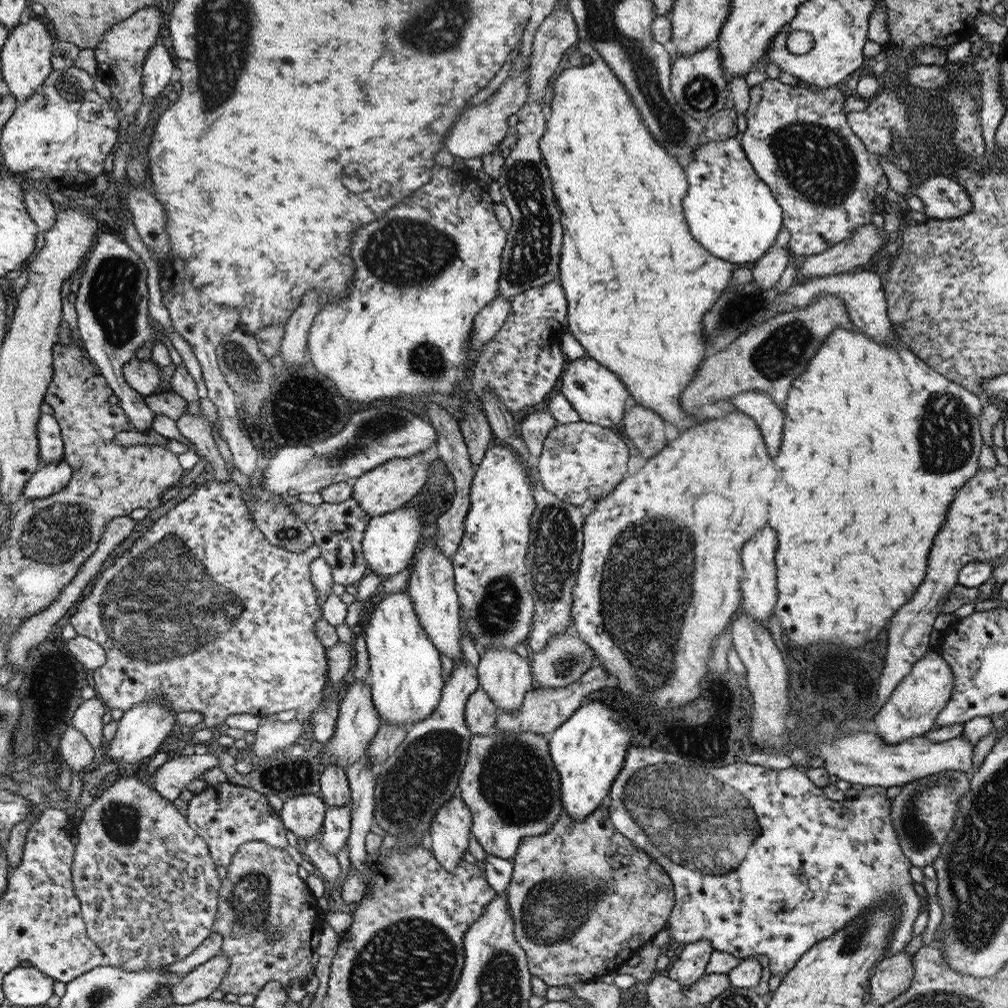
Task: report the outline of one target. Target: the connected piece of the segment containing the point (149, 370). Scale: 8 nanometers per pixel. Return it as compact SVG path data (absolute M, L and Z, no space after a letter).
M134 358L124 365L122 372L126 382L144 397L161 390L163 374L158 372L158 368L152 360L136 360Z

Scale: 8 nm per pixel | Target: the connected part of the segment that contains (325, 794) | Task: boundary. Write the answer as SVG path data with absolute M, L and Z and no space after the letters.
M329 764L320 776L320 794L329 808L342 808L351 803L351 786L345 768Z

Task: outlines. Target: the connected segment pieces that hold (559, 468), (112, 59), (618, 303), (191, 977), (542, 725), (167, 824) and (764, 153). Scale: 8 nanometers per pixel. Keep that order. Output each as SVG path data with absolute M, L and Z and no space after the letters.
M579 421L556 425L543 442L543 452L536 461L543 487L560 500L581 506L586 500L603 499L624 480L628 458L628 446L610 427Z
M146 7L113 26L101 38L100 44L92 48L96 55L98 76L110 86L114 98L120 104L122 115L126 119L138 112L140 106L144 104L143 65L151 48L160 40L160 26L163 26L162 13L158 7Z
M579 39L574 46L578 52L585 54L588 61L581 65L563 65L558 71L559 76L553 80L554 91L553 101L549 111L548 128L540 137L539 146L544 146L544 162L548 170L552 170L552 178L556 178L556 202L560 202L559 210L564 210L564 262L559 262L559 280L563 284L566 298L568 298L568 329L574 338L582 344L588 356L614 371L621 381L632 393L636 405L650 407L674 425L680 432L692 427L696 422L694 418L688 418L687 412L680 406L681 392L688 386L697 372L701 362L709 355L708 345L703 337L704 314L720 300L720 296L733 284L732 273L738 267L753 269L754 263L734 264L710 254L688 230L683 212L683 198L688 192L688 181L684 176L683 166L671 157L660 146L652 136L651 130L641 117L639 108L635 105L633 98L629 95L627 88L616 78L615 72L611 69L603 56L584 39Z
M218 954L187 975L181 976L176 984L170 986L173 1005L192 1004L197 1000L210 998L210 994L219 988L229 966L230 959Z
M596 664L595 667L588 669L576 682L564 688L540 687L536 686L526 697L523 704L515 711L503 711L498 709L498 721L494 728L499 731L525 731L540 730L540 734L552 734L559 726L574 714L585 702L586 696L590 692L596 692L603 686L611 685L609 672L605 668Z
M125 776L96 796L77 823L78 848L71 866L87 937L100 947L108 964L126 972L161 971L195 952L213 932L219 915L220 878L206 840L192 830L170 800L138 778Z
M765 78L761 84L752 86L749 91L751 101L745 112L747 128L746 131L743 132L740 142L756 174L762 182L765 182L770 187L772 194L782 207L783 224L790 232L790 241L787 245L794 255L812 256L824 252L836 243L850 238L852 233L855 234L855 230L858 227L872 223L872 215L876 214L876 212L882 214L884 204L887 202L886 192L888 192L889 180L885 175L884 169L880 166L877 156L866 148L865 144L855 135L855 132L848 124L847 112L843 109L846 97L844 97L844 93L842 93L838 87L830 86L828 88L819 88L803 84L798 84L794 87L790 84L782 84L778 79L771 80Z

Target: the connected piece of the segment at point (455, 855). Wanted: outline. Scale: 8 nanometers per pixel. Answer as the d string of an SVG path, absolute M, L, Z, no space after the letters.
M458 796L446 802L431 822L429 833L432 846L430 846L430 851L449 871L456 868L458 861L463 859L466 848L468 848L473 819L470 811L467 804Z

